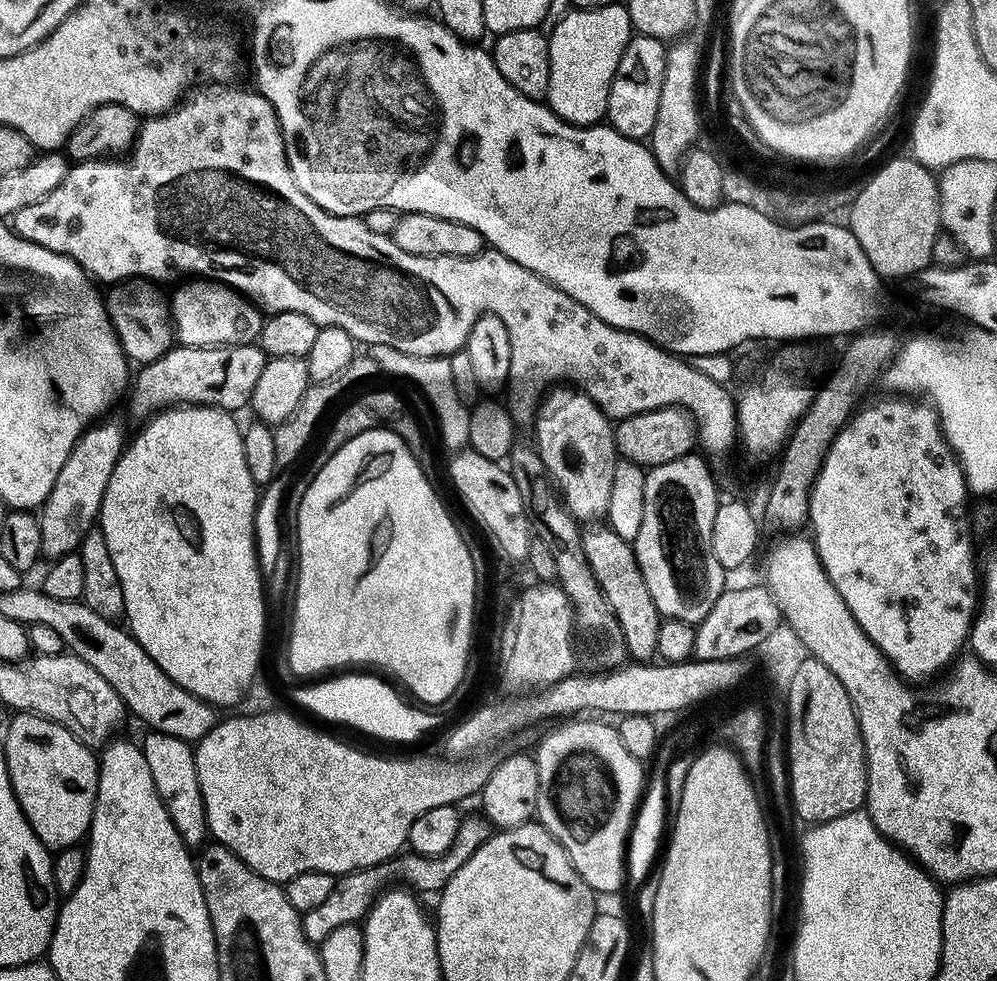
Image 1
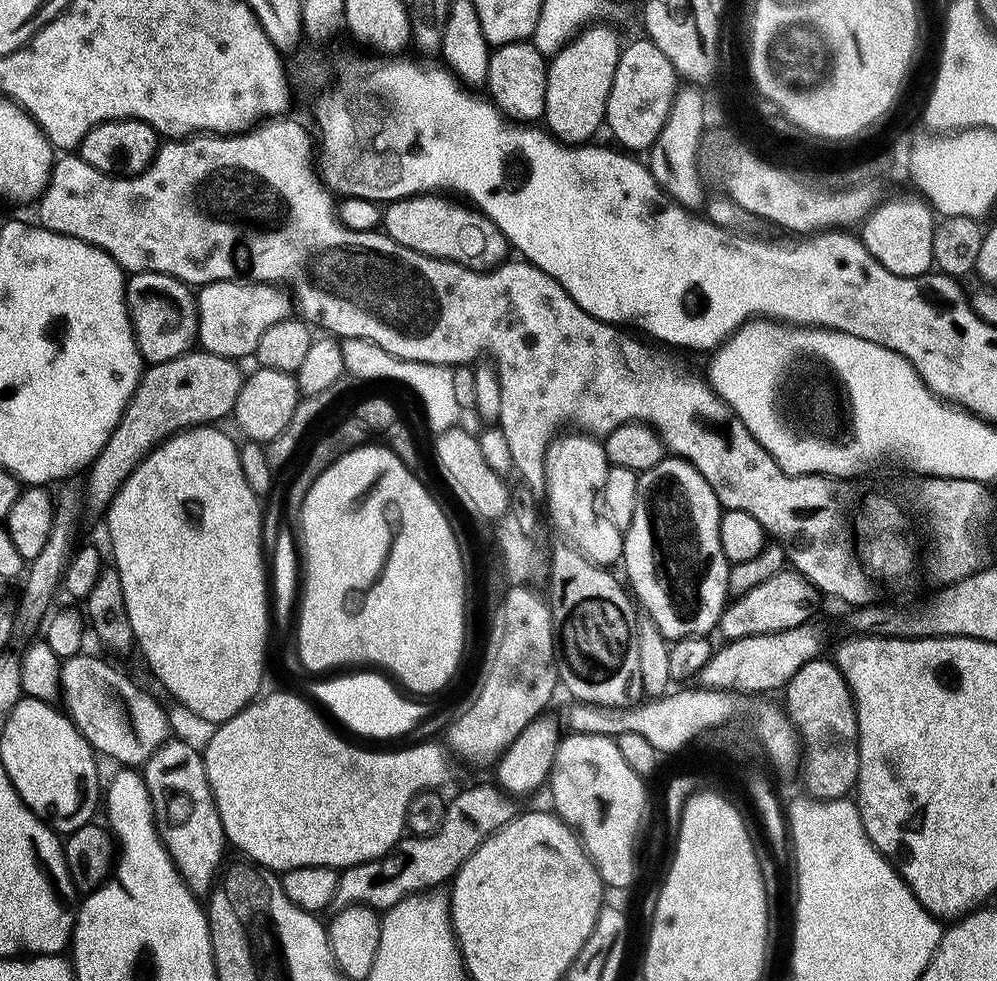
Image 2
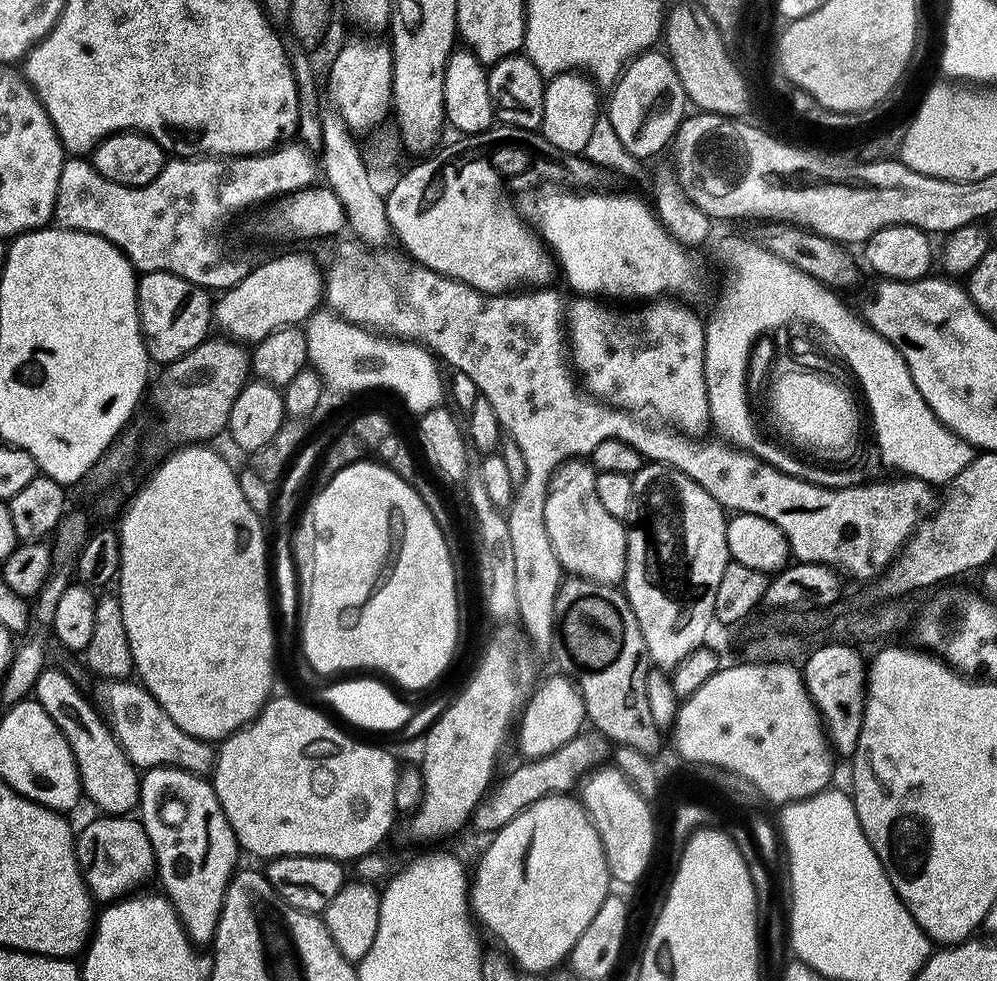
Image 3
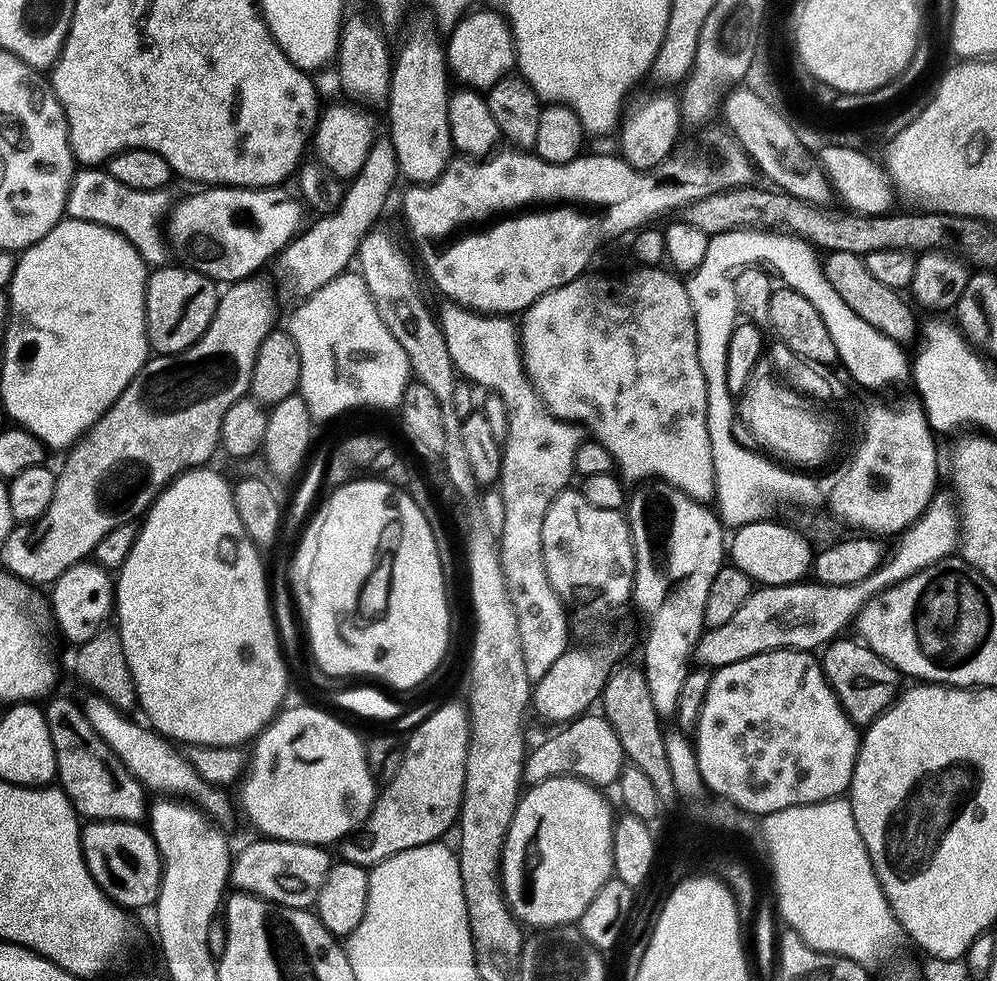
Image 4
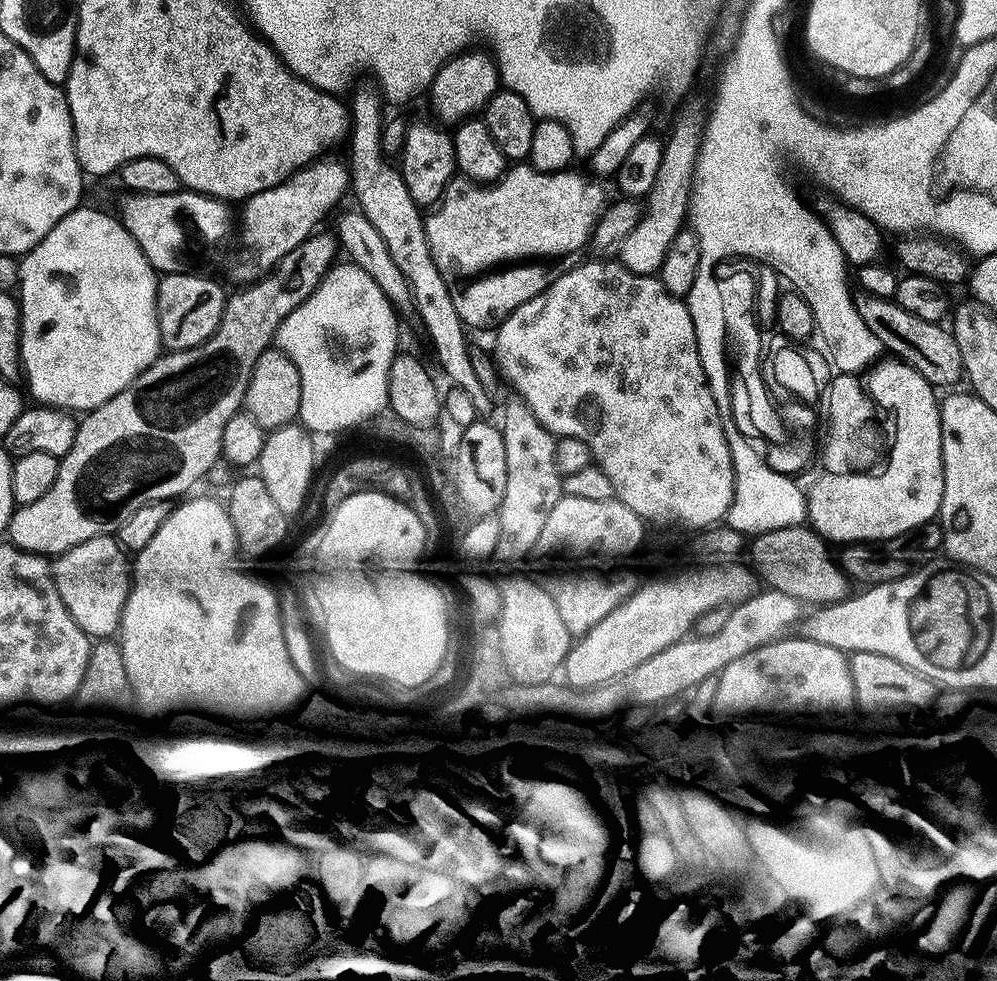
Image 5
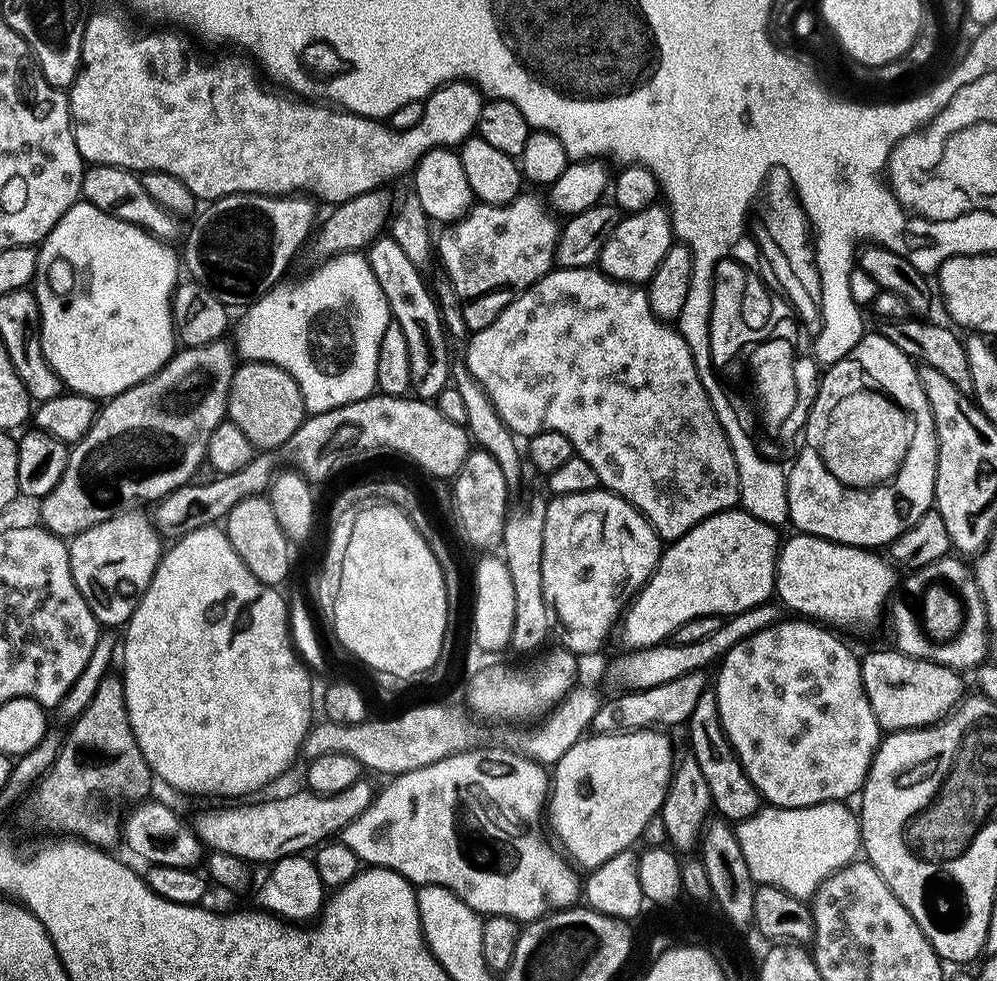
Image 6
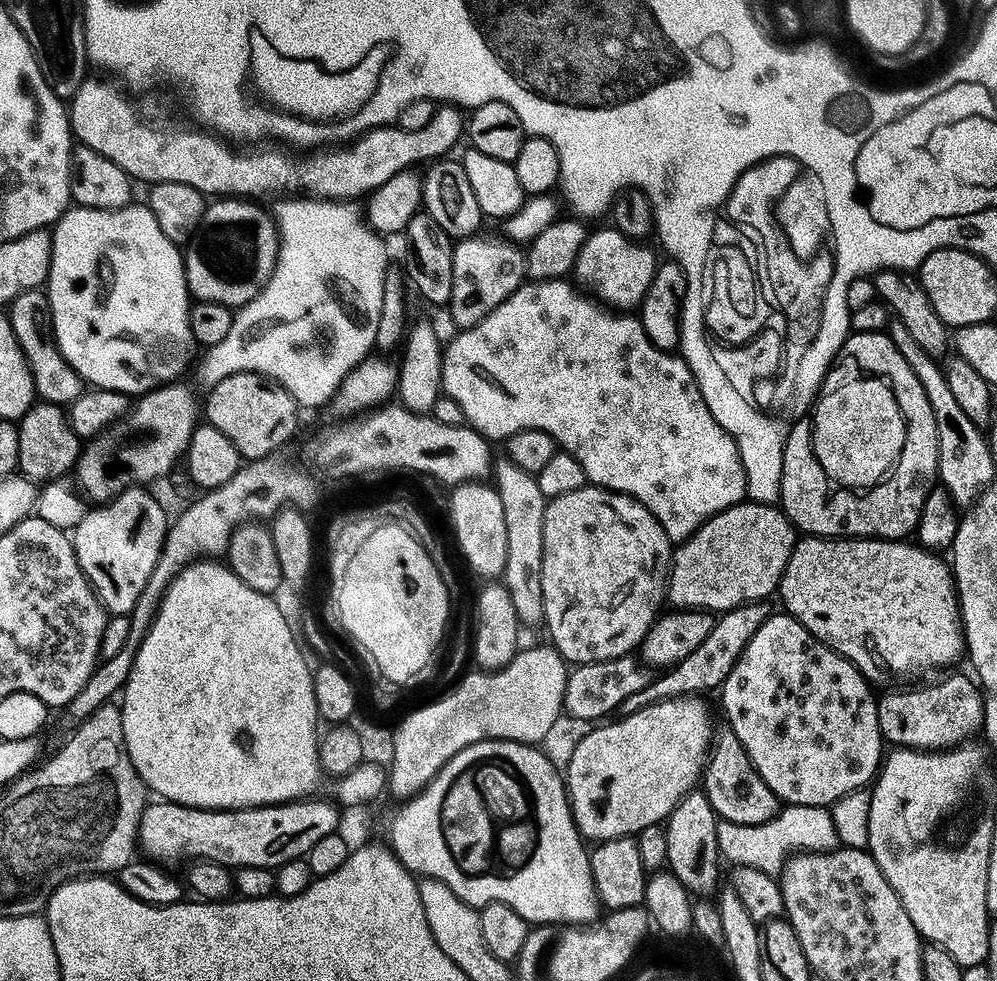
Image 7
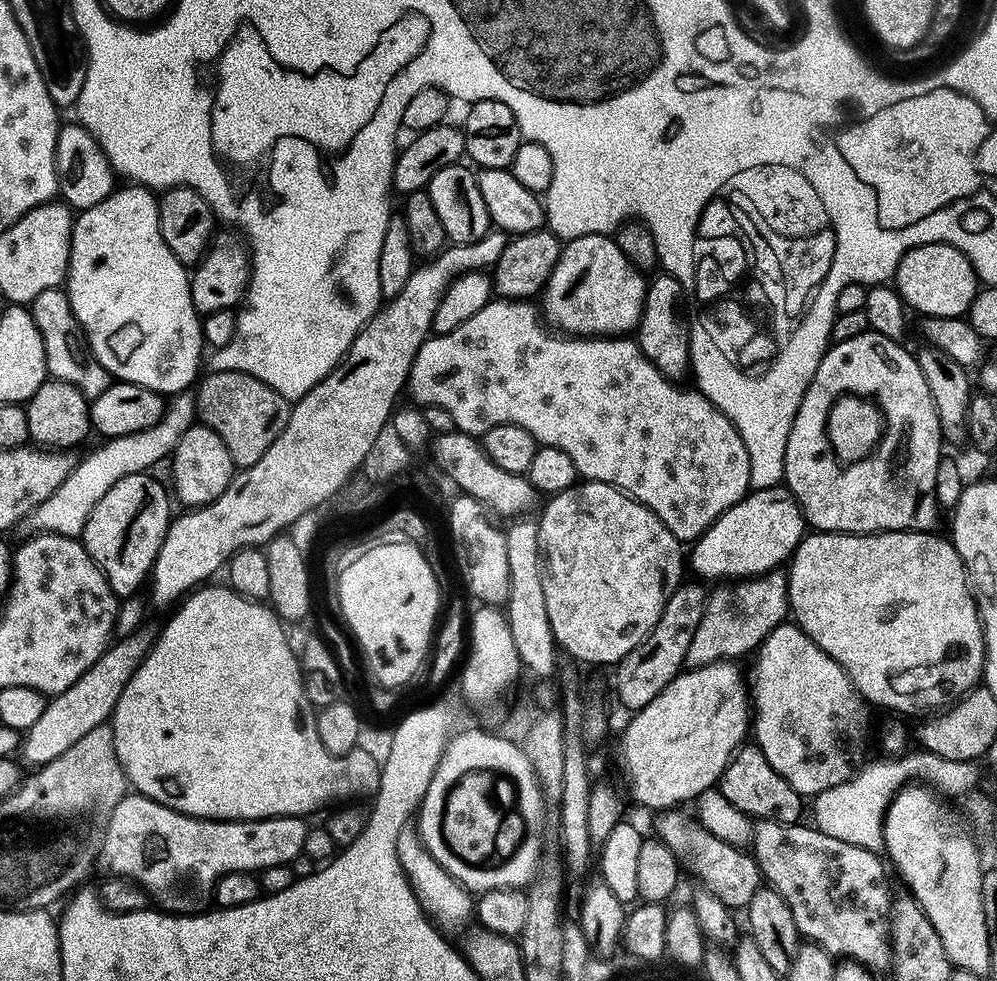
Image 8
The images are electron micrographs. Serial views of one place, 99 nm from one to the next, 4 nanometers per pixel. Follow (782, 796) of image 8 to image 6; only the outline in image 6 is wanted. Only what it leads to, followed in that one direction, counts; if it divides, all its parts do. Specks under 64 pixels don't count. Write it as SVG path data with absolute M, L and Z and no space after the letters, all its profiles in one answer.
M705 690L698 698L698 702L694 705L694 714L690 714L688 719L686 731L688 744L692 747L689 748L690 754L698 762L698 770L702 770L702 775L706 777L706 786L710 786L710 798L715 815L729 822L739 822L759 812L762 797L754 782L750 782L746 770L740 764L740 759L736 757L728 742L724 727L720 725L715 691Z

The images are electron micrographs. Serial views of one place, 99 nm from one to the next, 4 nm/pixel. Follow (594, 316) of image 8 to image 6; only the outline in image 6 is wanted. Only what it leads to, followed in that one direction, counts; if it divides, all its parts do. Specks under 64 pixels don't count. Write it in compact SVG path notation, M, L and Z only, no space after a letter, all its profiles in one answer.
M657 202L650 205L646 210L641 212L633 212L625 215L620 223L609 234L608 240L601 248L598 267L611 280L621 280L627 284L647 285L652 279L654 270L658 270L658 262L662 262L662 258L666 258L666 250L670 250L670 246L674 242L674 233L672 231L672 218L663 203Z

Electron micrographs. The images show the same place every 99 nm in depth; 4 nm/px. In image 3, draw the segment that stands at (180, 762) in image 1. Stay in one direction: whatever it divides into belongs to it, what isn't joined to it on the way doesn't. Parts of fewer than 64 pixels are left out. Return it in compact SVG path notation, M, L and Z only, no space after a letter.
M149 768L141 775L138 814L154 852L163 893L171 901L189 940L198 946L209 945L216 935L225 890L240 855L216 791L205 777L182 768Z

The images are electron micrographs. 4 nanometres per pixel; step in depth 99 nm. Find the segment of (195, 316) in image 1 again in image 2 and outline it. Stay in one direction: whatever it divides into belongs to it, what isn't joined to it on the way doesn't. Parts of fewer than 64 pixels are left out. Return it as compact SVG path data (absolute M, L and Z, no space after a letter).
M220 280L201 288L196 294L197 343L203 351L220 357L251 357L262 334L275 322L289 319L294 308L291 297L277 285Z

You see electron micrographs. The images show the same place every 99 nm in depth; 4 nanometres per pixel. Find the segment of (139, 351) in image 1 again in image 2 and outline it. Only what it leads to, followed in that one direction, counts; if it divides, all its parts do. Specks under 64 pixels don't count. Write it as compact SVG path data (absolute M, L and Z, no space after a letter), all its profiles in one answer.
M134 272L127 277L124 296L128 300L128 317L132 323L132 333L140 351L141 361L149 365L170 362L170 358L183 356L197 343L197 297L185 281L177 280L167 272Z

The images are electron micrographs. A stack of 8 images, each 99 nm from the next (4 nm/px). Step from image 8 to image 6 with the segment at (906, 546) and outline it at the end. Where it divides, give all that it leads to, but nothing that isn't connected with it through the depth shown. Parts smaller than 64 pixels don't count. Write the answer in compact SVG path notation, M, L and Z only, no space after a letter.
M792 534L789 540L787 537L781 543L776 557L775 595L785 609L793 608L796 611L793 613L836 630L856 628L859 624L872 624L883 612L885 615L886 605L898 584L897 569L885 557L884 561L880 555L876 550L835 544L832 540L823 540L820 536Z

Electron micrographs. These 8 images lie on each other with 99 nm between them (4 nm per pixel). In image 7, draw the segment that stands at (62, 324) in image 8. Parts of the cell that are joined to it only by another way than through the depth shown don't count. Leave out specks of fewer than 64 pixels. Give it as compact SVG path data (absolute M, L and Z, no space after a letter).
M40 290L18 294L12 299L6 314L10 318L10 324L14 326L14 334L18 338L18 344L22 346L22 354L32 371L32 381L36 387L37 397L45 404L71 406L86 391L86 384L68 365L66 358L62 358L52 338L47 295Z

